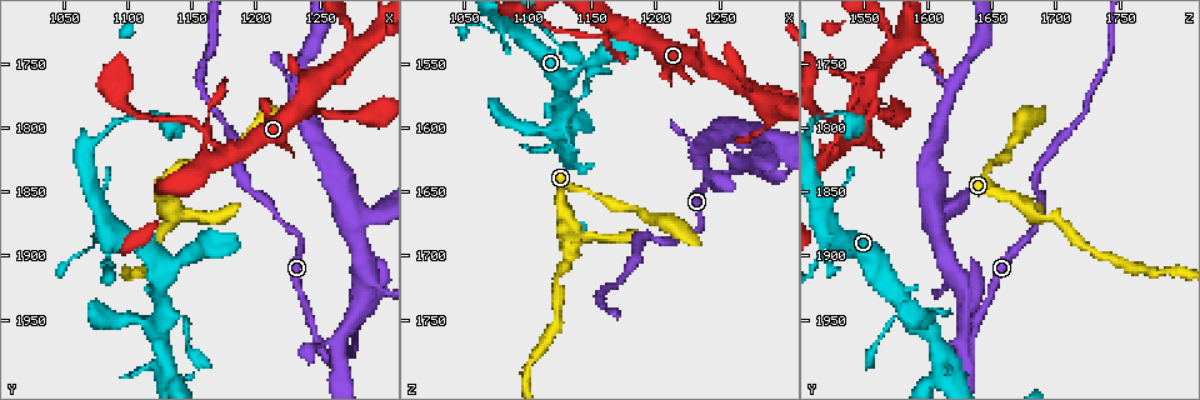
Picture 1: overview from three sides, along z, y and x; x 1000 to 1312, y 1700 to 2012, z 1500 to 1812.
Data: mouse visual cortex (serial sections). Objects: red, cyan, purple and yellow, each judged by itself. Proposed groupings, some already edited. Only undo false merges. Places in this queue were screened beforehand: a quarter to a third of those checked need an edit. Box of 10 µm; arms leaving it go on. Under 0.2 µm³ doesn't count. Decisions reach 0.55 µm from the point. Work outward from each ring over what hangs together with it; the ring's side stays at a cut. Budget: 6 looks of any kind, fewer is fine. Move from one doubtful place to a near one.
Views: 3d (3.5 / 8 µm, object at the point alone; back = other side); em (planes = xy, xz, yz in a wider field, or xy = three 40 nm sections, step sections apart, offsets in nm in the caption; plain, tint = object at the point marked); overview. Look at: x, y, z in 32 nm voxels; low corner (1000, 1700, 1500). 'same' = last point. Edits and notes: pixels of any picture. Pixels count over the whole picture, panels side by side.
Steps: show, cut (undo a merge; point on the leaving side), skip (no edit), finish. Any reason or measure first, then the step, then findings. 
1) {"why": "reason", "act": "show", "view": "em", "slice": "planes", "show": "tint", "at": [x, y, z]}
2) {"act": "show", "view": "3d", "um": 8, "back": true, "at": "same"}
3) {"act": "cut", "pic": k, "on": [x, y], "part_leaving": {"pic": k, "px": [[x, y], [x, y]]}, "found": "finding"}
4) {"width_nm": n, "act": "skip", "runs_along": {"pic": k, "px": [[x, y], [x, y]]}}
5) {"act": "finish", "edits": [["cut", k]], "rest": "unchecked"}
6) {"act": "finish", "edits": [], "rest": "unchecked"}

{"why": "a fork", "act": "show", "view": "3d", "um": 3.5, "back": true, "at": [1236, 1778, 1552]}

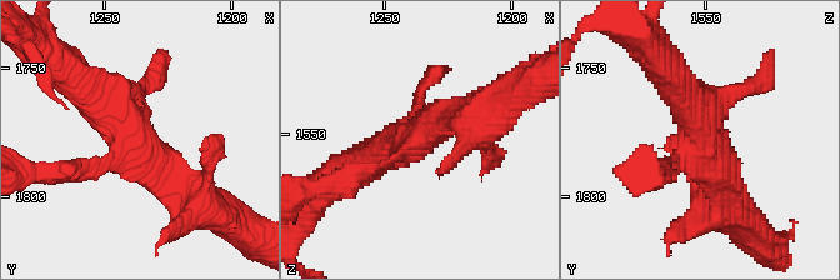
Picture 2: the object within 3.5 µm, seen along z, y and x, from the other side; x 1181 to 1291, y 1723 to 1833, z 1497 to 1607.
{"act": "show", "view": "em", "slice": "xy", "step": 2, "show": "tint", "at": [1238, 1779, 1553]}

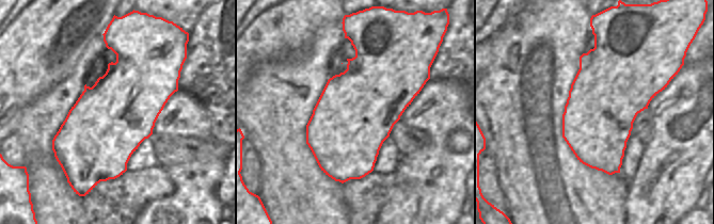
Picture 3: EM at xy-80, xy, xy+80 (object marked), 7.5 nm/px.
{"act": "show", "view": "em", "slice": "xy", "step": 1, "show": "tint", "at": "same"}

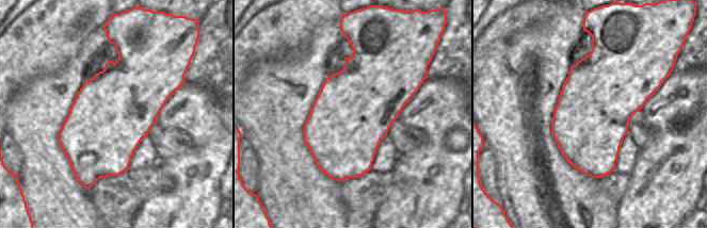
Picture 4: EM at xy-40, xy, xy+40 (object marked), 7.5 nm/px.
{"act": "skip", "runs_along": {"pic": 2, "px": [[196, 199], [165, 173], [78, 80]]}, "found": "all the same cell"}

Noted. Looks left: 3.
{"why": "three-way junction", "act": "show", "view": "3d", "um": 8, "at": [1086, 1886, 1520]}

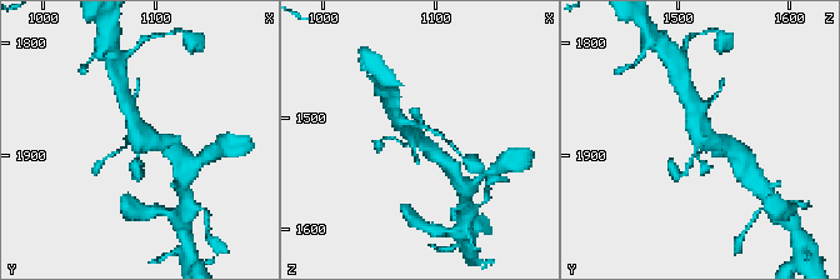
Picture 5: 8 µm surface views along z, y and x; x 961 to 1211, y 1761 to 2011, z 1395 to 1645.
{"act": "show", "view": "em", "slice": "xy", "step": 3, "show": "tint", "at": "same"}

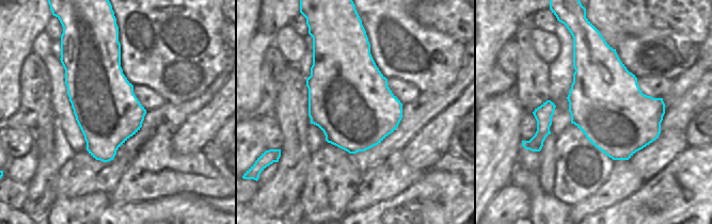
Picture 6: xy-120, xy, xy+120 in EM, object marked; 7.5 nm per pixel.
{"act": "skip", "runs_along": {"pic": 5, "px": [[169, 143], [140, 139], [126, 106]]}, "found": "continuous, no second cell"}

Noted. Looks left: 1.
{"act": "finish", "edits": [], "rest": "unchecked"}

